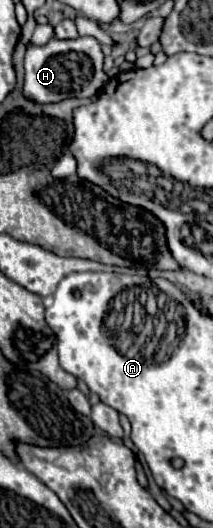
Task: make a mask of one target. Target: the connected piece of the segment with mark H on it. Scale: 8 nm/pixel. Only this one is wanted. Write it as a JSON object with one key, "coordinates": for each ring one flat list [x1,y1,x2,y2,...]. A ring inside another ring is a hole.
{"coordinates":[[53,37,45,47,27,45,25,53,25,95,37,103,57,103,69,97,93,97,109,81,103,71,101,45,93,37,61,41]]}

